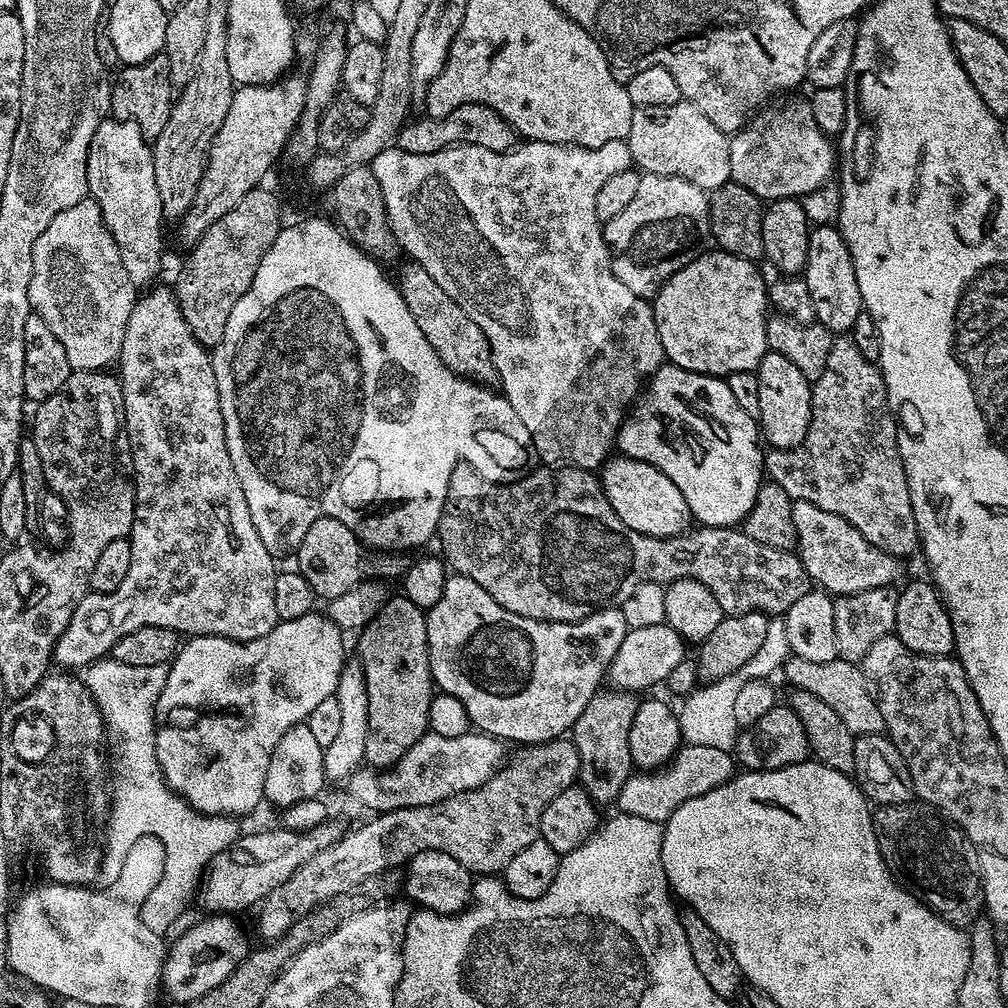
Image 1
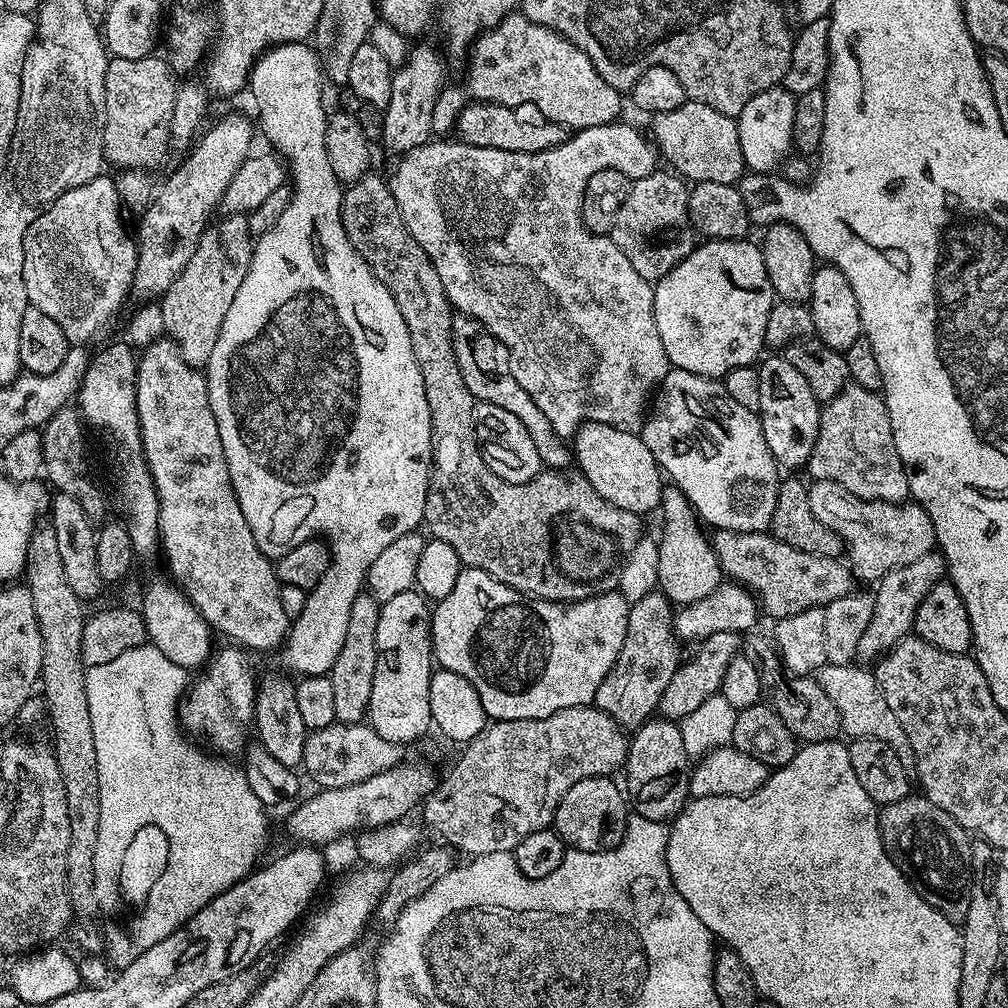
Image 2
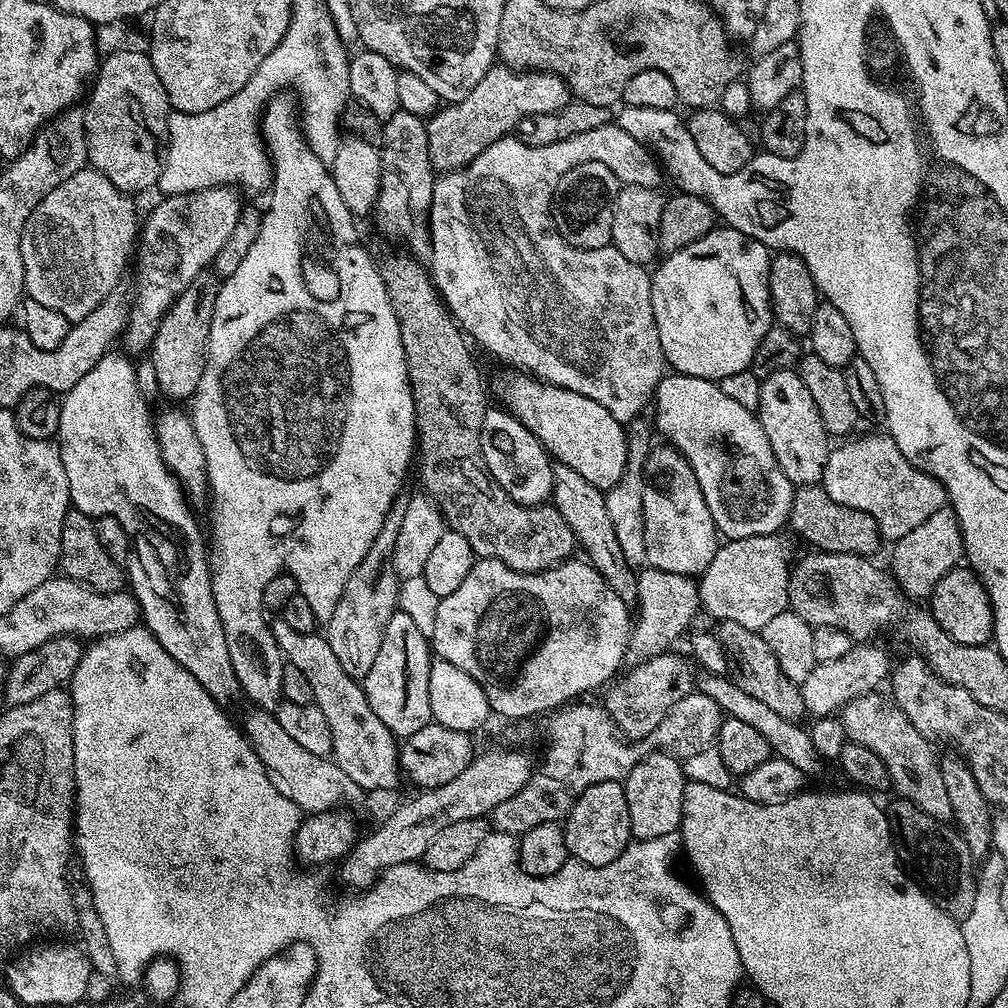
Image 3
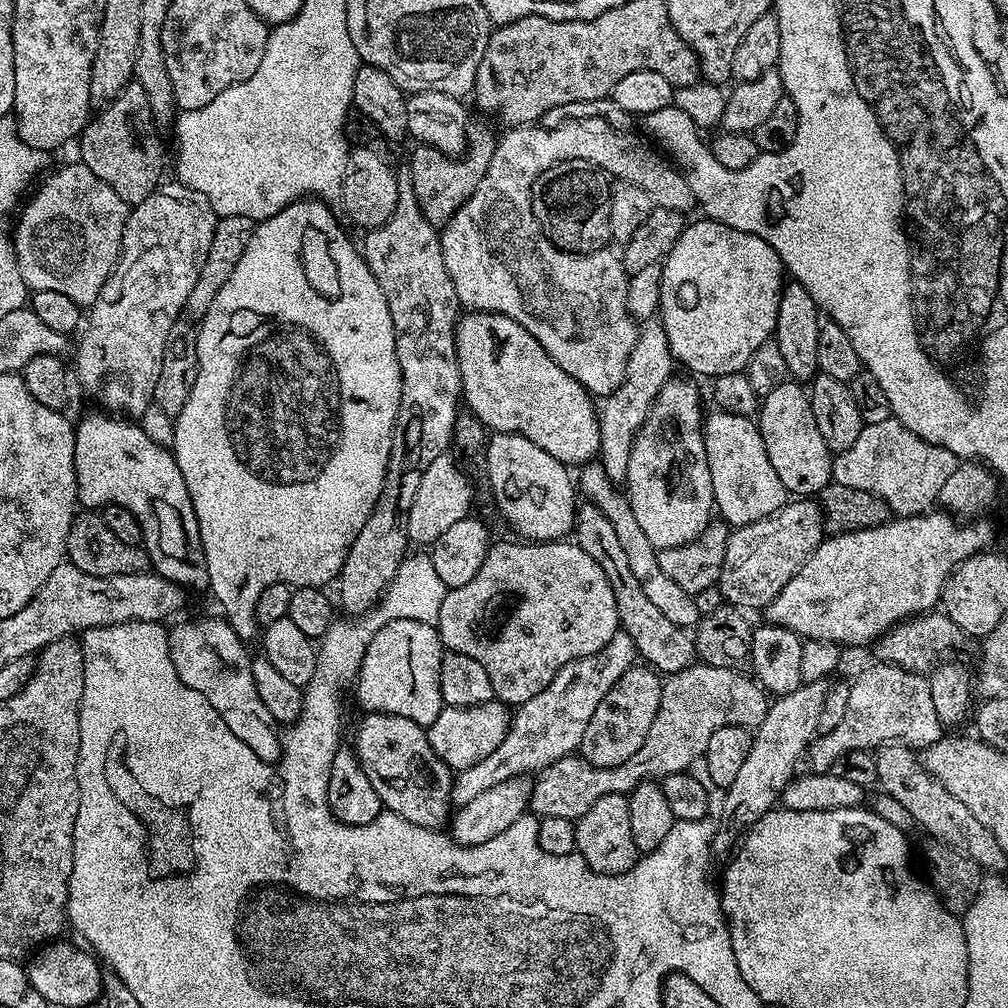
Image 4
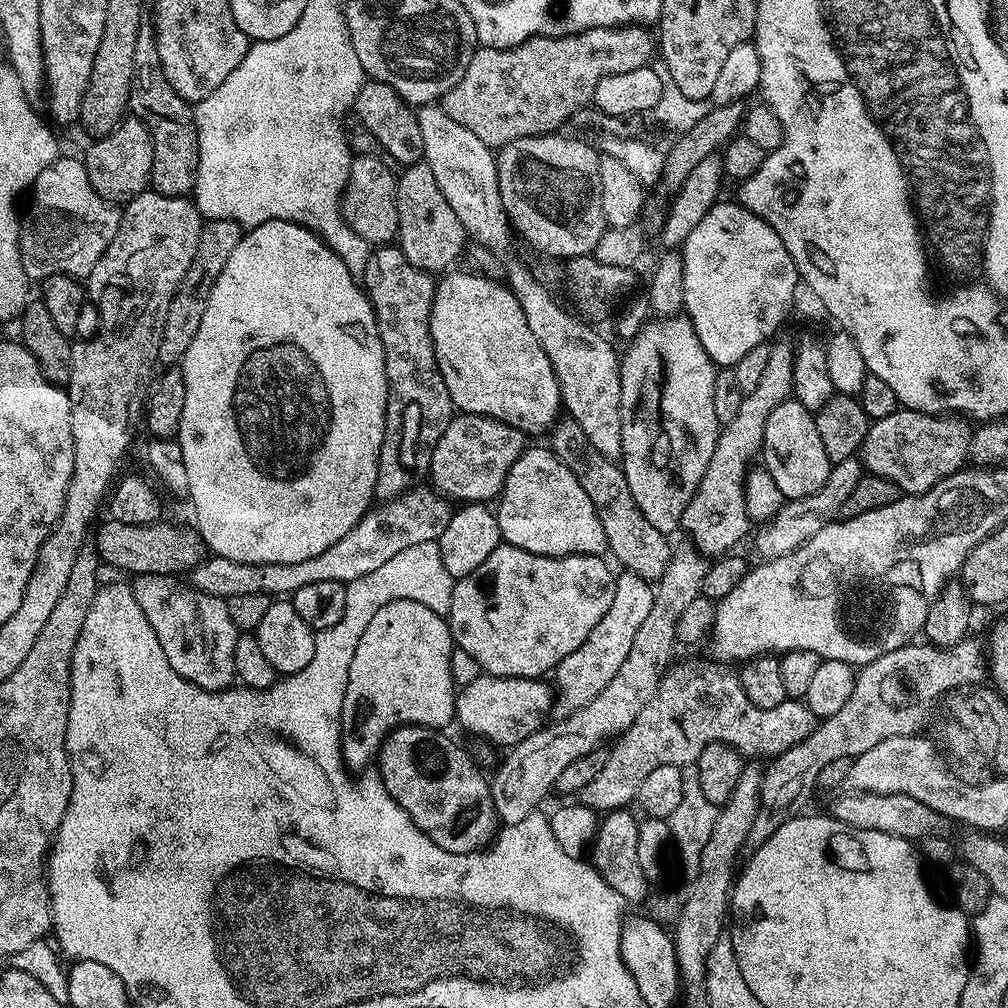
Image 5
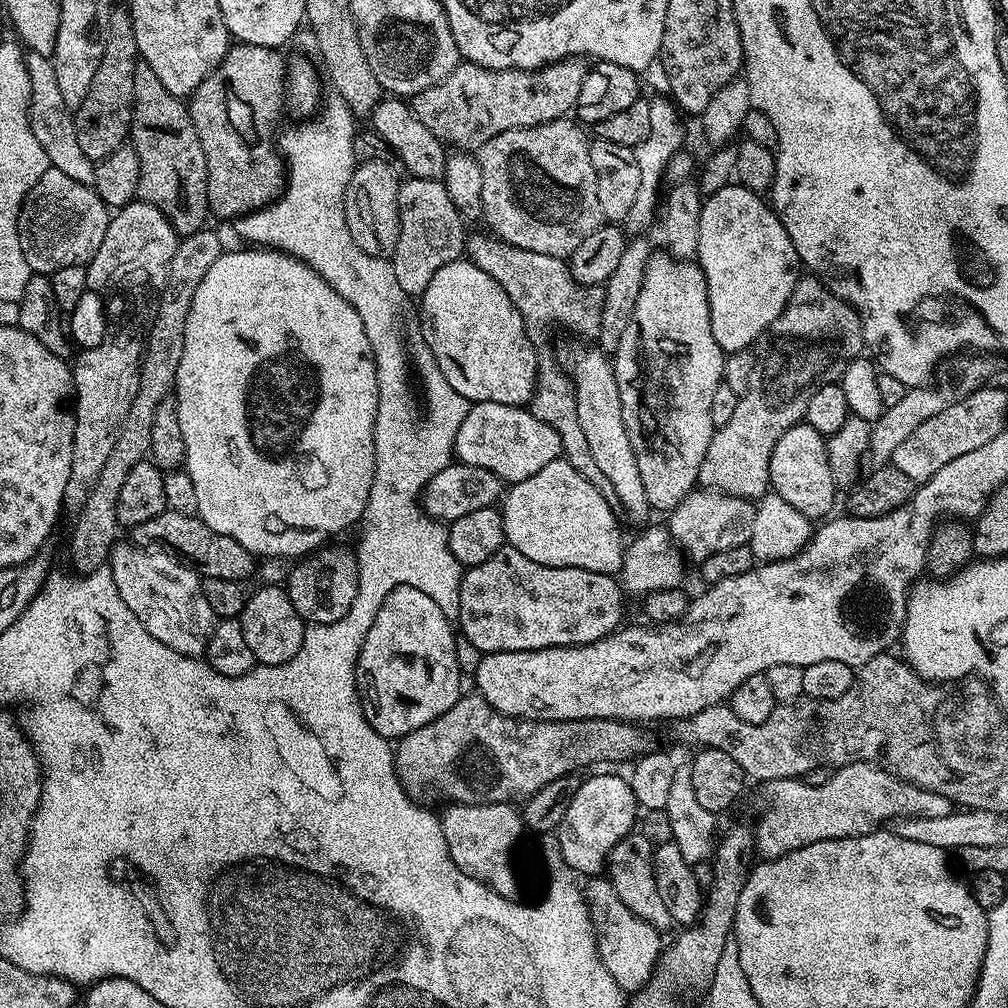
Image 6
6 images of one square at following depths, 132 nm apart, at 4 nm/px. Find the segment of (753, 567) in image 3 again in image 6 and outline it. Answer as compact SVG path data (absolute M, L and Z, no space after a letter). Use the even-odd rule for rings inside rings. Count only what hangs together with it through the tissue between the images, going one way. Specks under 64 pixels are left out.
M964 354L960 358L961 360L956 364L956 389L953 392L943 392L940 388L928 388L929 386L909 388L906 398L902 398L902 402L884 409L884 413L872 424L870 446L866 457L869 469L885 467L891 461L894 450L898 446L902 446L902 442L906 442L906 438L910 438L910 434L914 434L914 430L918 430L918 426L922 426L922 422L926 422L926 418L932 418L934 414L946 410L946 406L958 402L963 396L969 396L971 392L985 387L991 381L988 379L996 372L997 357L995 355Z

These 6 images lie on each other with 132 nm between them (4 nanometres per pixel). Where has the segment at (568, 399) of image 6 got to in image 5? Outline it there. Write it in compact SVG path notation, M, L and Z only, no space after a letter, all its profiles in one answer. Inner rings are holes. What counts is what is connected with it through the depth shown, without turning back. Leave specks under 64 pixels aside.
M557 419L551 429L551 436L552 453L563 462L566 470L570 470L570 474L574 474L574 478L578 478L582 490L586 490L590 502L594 504L598 522L602 522L602 534L606 534L607 551L612 552L611 559L616 559L621 564L621 569L638 574L643 580L659 581L670 562L673 549L668 548L669 537L654 530L654 526L650 526L646 519L646 514L638 510L638 502L634 502L634 494L630 494L623 467L617 461L598 454L598 450L594 450L590 438L586 438L582 426L578 426L576 420Z

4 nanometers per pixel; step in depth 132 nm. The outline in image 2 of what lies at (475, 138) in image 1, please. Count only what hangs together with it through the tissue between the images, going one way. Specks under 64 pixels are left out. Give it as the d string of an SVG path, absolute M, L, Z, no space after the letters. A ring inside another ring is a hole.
M469 102L458 114L455 135L470 146L482 146L494 150L510 150L522 154L534 154L542 150L554 150L568 140L570 132L563 124L550 122L542 110L533 104L519 104L511 108L491 102Z

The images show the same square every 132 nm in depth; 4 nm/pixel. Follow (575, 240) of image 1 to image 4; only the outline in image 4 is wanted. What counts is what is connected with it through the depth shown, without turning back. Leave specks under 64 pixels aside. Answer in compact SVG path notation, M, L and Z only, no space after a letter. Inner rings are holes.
M578 118L562 122L562 126L553 128L512 126L505 132L508 133L497 139L490 166L478 182L474 194L466 198L466 202L448 219L440 232L442 258L446 262L450 282L454 282L454 290L465 309L473 312L497 312L506 314L506 318L514 318L514 322L526 326L526 330L530 330L530 334L538 338L542 350L546 350L546 354L550 354L550 358L554 358L554 362L558 362L558 366L562 366L562 370L566 370L570 378L587 388L593 397L603 398L618 390L618 386L624 381L630 350L634 350L640 334L638 321L627 309L630 273L624 267L623 259L617 253L615 256L612 250L564 252L557 244L553 244L540 229L538 218L534 218L532 183L561 160L585 160L595 164L597 168L603 168L617 181L638 186L650 194L657 207L688 214L691 213L691 208L697 207L690 182L686 182L681 169L669 163L639 135L636 137L632 132L614 130L614 126L610 126L602 118Z

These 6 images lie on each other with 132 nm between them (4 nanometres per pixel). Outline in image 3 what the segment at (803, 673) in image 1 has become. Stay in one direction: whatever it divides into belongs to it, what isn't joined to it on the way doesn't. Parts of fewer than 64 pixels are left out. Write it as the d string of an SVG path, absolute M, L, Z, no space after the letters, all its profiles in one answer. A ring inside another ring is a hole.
M879 691L867 692L840 709L838 719L844 727L845 737L851 743L867 746L874 750L874 754L878 754L878 758L882 758L897 797L910 801L918 806L918 810L926 810L930 818L951 821L950 800L943 782L938 753L932 749L933 741L913 726L895 700L880 695Z

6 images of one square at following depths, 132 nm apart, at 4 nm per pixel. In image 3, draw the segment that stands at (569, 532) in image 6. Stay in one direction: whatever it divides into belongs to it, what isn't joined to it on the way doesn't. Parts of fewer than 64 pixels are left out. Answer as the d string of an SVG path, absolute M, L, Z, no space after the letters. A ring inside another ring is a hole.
M489 407L484 419L482 439L489 469L494 470L497 482L508 489L514 502L535 506L551 497L553 461L538 438L534 438L534 434L530 434L530 430L526 430L518 418L511 416L503 407Z

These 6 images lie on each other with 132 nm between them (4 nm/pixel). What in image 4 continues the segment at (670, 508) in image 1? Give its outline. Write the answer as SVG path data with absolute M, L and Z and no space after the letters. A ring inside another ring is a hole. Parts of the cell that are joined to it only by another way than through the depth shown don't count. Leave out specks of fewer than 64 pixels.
M465 311L456 322L456 357L460 371L462 400L467 411L484 423L485 429L497 432L513 432L522 438L530 438L534 446L542 446L546 454L558 458L566 466L587 464L600 450L600 417L598 404L591 392L584 388L514 318L497 312Z

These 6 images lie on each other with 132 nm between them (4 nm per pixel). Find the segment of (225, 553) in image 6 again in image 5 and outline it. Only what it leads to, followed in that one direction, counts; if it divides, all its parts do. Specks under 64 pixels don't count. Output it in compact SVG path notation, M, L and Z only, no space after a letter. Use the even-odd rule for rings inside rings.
M111 518L94 532L94 547L101 561L120 572L132 572L138 576L170 576L176 572L191 573L206 559L204 540L195 527L179 528L176 524L157 522L146 526L130 526L126 522L118 522Z

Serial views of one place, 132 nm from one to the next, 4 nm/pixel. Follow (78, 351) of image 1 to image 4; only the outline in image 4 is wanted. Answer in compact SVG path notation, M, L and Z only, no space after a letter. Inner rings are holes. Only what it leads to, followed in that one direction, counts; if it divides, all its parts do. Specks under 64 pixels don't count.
M75 163L58 169L40 193L23 205L24 213L14 224L14 247L18 270L29 290L58 290L70 302L91 306L120 263L130 206L94 170Z

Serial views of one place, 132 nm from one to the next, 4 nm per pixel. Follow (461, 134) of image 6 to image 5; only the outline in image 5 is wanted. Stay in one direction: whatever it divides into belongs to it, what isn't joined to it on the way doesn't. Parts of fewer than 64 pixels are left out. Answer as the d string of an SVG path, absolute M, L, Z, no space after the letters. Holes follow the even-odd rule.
M625 24L618 28L591 28L590 30L582 30L575 32L569 36L531 36L526 42L522 42L513 48L485 48L477 47L474 58L470 58L470 66L466 66L466 74L462 74L462 78L458 78L458 82L442 97L442 106L446 110L446 114L450 114L450 118L454 118L454 122L458 122L461 126L466 126L466 130L470 130L474 134L478 134L478 138L482 138L482 142L486 142L488 147L493 150L499 150L504 145L514 142L518 138L526 138L527 136L547 136L555 133L564 123L571 121L575 117L578 110L589 107L594 98L594 89L598 87L598 82L602 82L604 76L610 74L626 74L626 70L638 70L639 68L647 68L653 63L654 57L658 52L658 44L647 27L638 24Z

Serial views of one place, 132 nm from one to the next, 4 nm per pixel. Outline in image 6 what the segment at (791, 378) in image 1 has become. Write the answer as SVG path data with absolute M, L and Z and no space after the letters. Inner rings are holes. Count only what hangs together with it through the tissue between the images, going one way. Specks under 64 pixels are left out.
M806 422L787 428L782 438L778 438L778 446L774 446L774 454L770 454L768 482L771 491L786 498L786 502L790 502L790 506L794 506L798 514L807 516L809 521L816 522L827 517L831 513L828 511L836 504L838 489L834 482L834 474L830 474L825 437L820 436L818 430L814 430L814 426Z

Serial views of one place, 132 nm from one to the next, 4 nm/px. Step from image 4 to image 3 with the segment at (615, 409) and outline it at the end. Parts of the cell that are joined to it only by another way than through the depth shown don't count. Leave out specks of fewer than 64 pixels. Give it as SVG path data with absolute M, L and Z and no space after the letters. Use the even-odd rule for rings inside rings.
M637 418L627 421L628 461L622 478L618 478L615 486L604 492L606 510L610 513L610 523L614 525L614 538L618 538L618 547L622 550L622 558L633 566L643 565L646 561L646 522L642 510L642 494L644 493L644 463L648 453L654 447L654 424L651 419Z

